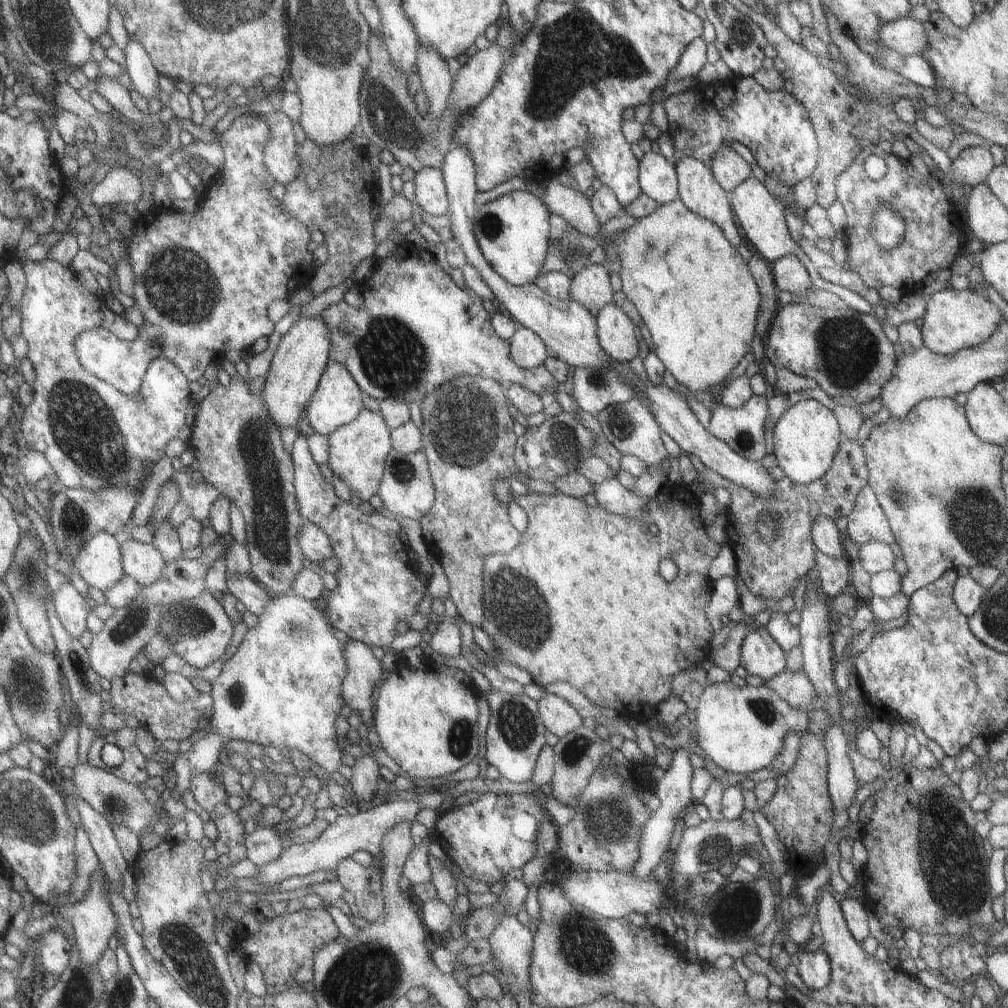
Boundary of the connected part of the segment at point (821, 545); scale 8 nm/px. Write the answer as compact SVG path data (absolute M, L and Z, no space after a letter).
M816 516L812 528L810 528L810 538L812 544L818 552L830 556L830 558L840 558L845 554L842 533L836 527L836 519L828 516Z

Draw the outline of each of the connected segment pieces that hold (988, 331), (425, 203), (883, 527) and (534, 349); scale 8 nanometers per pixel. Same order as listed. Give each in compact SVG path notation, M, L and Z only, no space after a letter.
M935 290L927 296L924 316L919 320L923 344L934 354L951 355L988 340L1002 324L1002 314L992 301L972 290Z
M426 167L413 180L415 204L434 216L444 216L451 209L447 180L443 168Z
M868 484L860 488L854 508L847 514L847 518L848 526L844 533L857 546L867 542L884 542L889 545L895 542L888 519Z
M520 327L510 338L511 356L521 369L533 369L544 365L549 354L539 333Z

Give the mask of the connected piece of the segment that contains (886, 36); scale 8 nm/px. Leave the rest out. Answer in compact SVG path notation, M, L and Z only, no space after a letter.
M910 15L880 28L880 45L902 56L921 55L928 48L924 24Z

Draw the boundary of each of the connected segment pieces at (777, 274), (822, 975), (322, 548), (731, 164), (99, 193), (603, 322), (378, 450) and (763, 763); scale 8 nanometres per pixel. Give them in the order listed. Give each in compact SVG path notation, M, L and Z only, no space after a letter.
M794 254L771 262L770 270L778 291L788 290L796 296L804 296L815 288L804 264Z
M804 945L799 946L798 953L796 968L804 986L809 990L826 988L832 976L832 968L827 955L819 949L816 952L804 950Z
M308 522L302 530L300 530L300 548L304 550L304 554L308 559L315 563L333 559L336 556L336 546L330 540L330 536L326 534L326 530L314 522Z
M728 146L718 148L712 154L710 168L716 182L729 193L746 178L752 176L751 164Z
M118 167L111 169L107 177L95 186L91 198L98 207L120 202L132 205L137 203L143 194L140 176L133 174L130 167Z
M613 303L606 304L596 316L598 344L612 360L630 362L638 356L638 338L633 320Z
M368 408L354 422L345 424L330 435L332 450L329 466L343 482L346 482L359 503L368 504L372 496L379 495L387 472L388 457L395 450L392 433L392 427L384 418L384 413Z
M723 681L705 685L694 708L696 718L691 726L702 756L724 771L746 775L770 766L784 748L786 732L804 732L809 722L807 710L780 700L780 696L764 684L740 687Z

